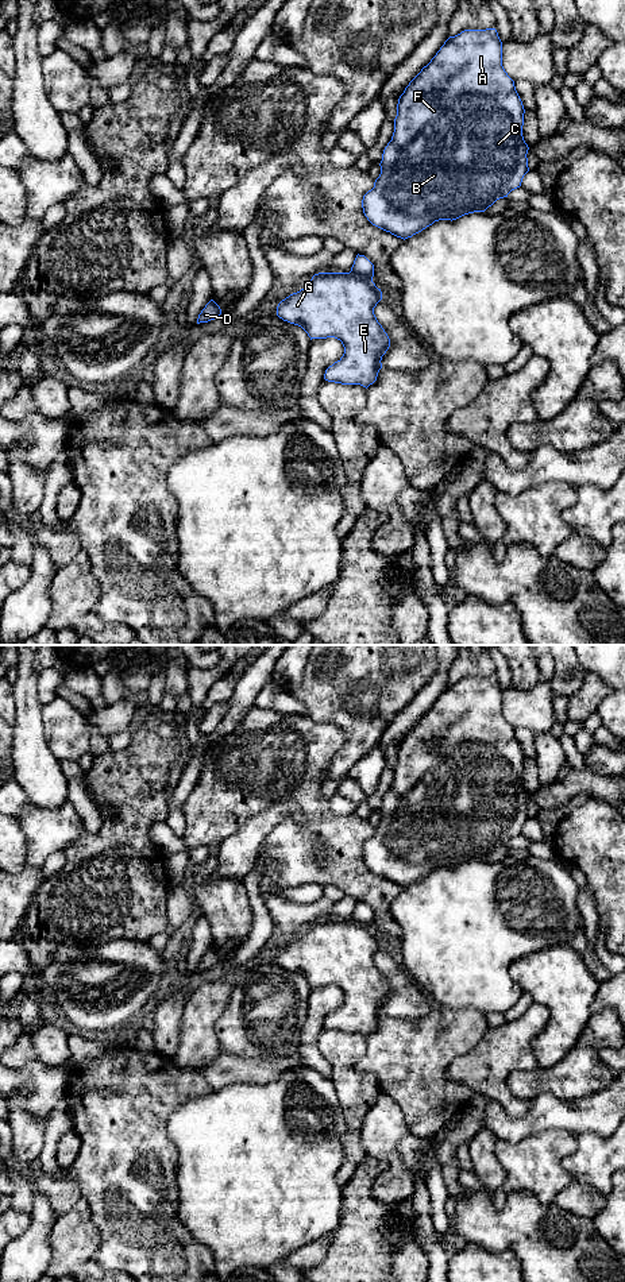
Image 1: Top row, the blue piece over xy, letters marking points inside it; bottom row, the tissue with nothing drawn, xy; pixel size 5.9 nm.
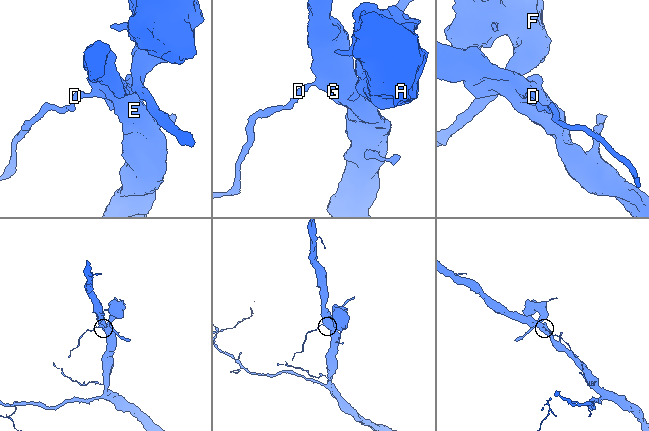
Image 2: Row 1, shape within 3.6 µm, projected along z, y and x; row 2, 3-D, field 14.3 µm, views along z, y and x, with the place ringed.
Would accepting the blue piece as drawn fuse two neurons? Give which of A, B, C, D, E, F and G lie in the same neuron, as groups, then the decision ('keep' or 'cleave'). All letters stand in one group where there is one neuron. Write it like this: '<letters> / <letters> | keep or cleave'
A B C F / D E G | cleave

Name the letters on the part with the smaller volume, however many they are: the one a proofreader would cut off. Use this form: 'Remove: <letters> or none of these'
Remove: A, B, C, F

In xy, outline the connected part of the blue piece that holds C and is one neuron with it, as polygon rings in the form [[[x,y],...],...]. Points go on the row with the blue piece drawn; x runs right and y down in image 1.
[[[495,28],[486,30],[464,30],[455,36],[450,36],[431,62],[409,82],[404,93],[398,99],[397,116],[394,119],[394,132],[391,140],[383,150],[381,174],[374,182],[374,188],[369,190],[362,200],[363,213],[367,220],[391,235],[408,239],[421,232],[427,227],[439,220],[456,220],[464,215],[474,212],[485,212],[497,200],[508,197],[508,194],[520,188],[528,167],[528,144],[522,136],[524,105],[516,90],[514,81],[508,76],[502,66],[502,42]]]

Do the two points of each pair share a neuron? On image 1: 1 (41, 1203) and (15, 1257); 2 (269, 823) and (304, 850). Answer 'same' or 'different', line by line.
1: same
2: different

